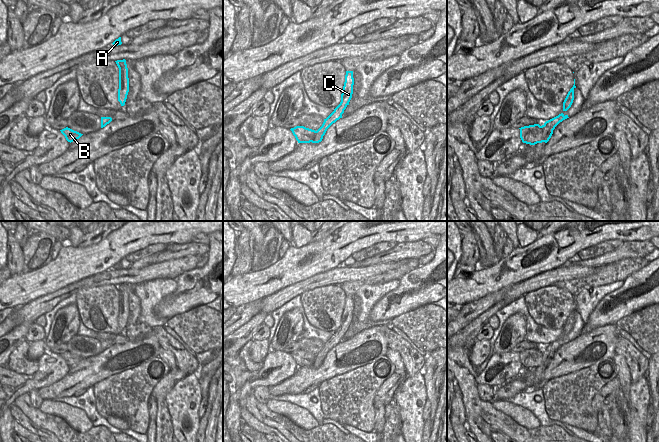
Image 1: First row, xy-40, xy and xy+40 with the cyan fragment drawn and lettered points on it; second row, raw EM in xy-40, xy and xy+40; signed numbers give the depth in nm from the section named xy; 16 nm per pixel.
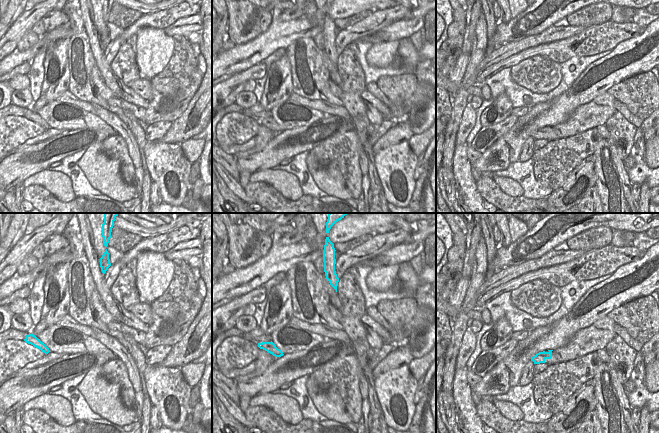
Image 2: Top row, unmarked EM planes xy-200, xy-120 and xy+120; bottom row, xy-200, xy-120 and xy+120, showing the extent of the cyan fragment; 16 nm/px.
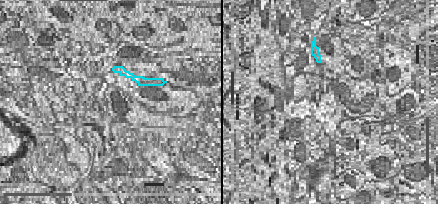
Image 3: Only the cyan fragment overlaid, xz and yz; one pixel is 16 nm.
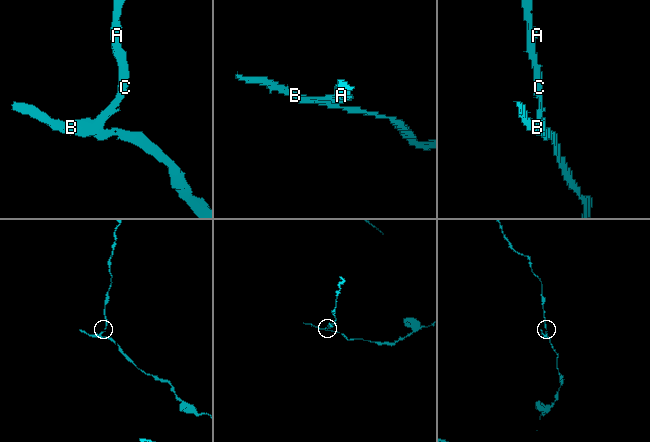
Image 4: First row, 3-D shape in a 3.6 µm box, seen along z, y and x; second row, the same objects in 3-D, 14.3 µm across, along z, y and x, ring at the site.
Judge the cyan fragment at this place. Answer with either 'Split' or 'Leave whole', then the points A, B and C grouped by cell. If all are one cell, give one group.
Split. Groups: A C / B.

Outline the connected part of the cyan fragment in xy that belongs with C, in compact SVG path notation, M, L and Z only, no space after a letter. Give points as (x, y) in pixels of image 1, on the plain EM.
M346 295L345 306L341 318L341 326L334 333L334 335L326 343L324 343L322 350L317 354L318 357L325 358L327 353L333 347L342 342L342 338L344 337L344 334L349 329L349 326L352 322L353 309L354 309L353 295Z

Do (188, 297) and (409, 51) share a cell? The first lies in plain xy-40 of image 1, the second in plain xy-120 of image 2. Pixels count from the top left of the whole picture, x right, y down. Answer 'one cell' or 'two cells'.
one cell

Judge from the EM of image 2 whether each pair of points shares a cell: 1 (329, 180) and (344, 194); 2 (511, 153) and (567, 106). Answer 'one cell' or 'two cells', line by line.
1: one cell
2: one cell

